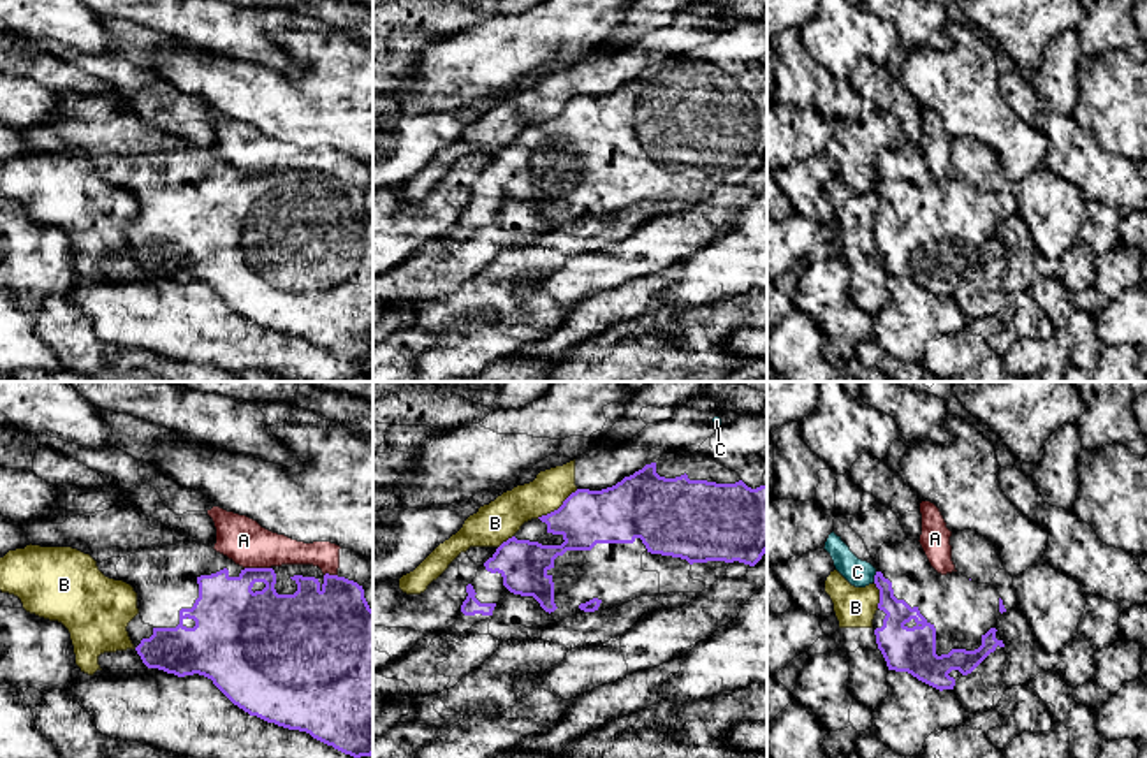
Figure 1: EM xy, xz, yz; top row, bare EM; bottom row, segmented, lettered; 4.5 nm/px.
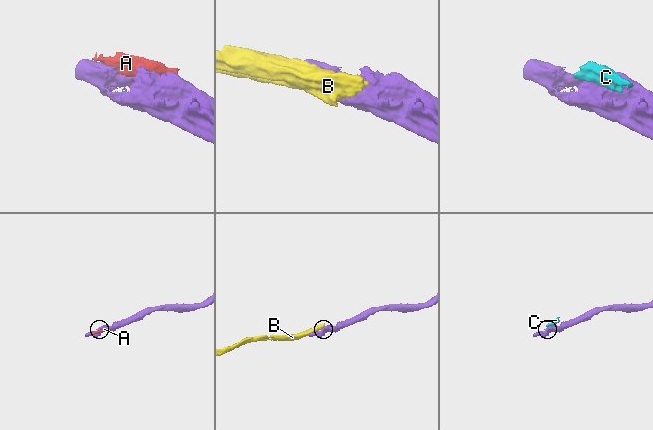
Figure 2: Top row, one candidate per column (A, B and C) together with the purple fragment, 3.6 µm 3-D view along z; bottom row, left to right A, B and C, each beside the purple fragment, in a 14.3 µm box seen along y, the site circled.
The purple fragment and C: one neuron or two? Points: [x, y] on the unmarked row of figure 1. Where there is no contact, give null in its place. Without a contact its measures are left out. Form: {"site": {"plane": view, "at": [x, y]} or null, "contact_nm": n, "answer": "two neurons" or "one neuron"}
{"site": {"plane": "yz", "at": [875, 183]}, "contact_nm": 50, "answer": "two neurons"}

